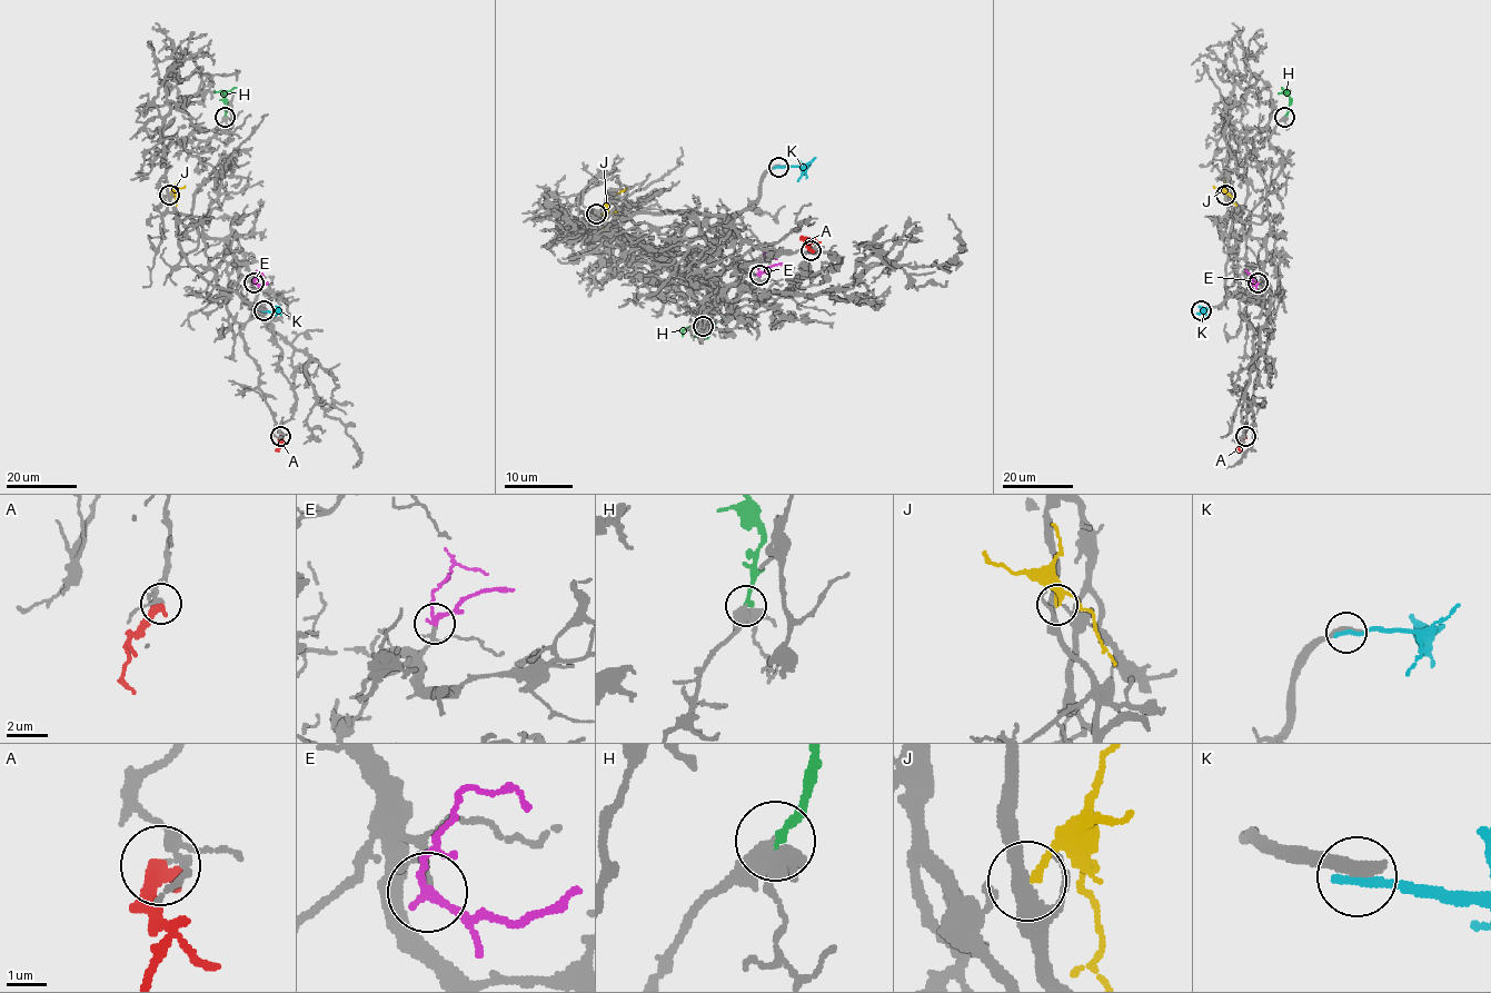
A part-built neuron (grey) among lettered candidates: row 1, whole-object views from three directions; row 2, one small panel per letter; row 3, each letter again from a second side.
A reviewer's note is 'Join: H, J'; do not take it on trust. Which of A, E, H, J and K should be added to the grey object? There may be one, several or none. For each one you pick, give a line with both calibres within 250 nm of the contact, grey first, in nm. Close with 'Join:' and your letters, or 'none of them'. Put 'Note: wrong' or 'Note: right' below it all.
E: 130 nm thick on the grey side, 220 nm on the other
H: 440 nm thick on the grey side, 220 nm on the other
Join: E, H
Note: wrong

